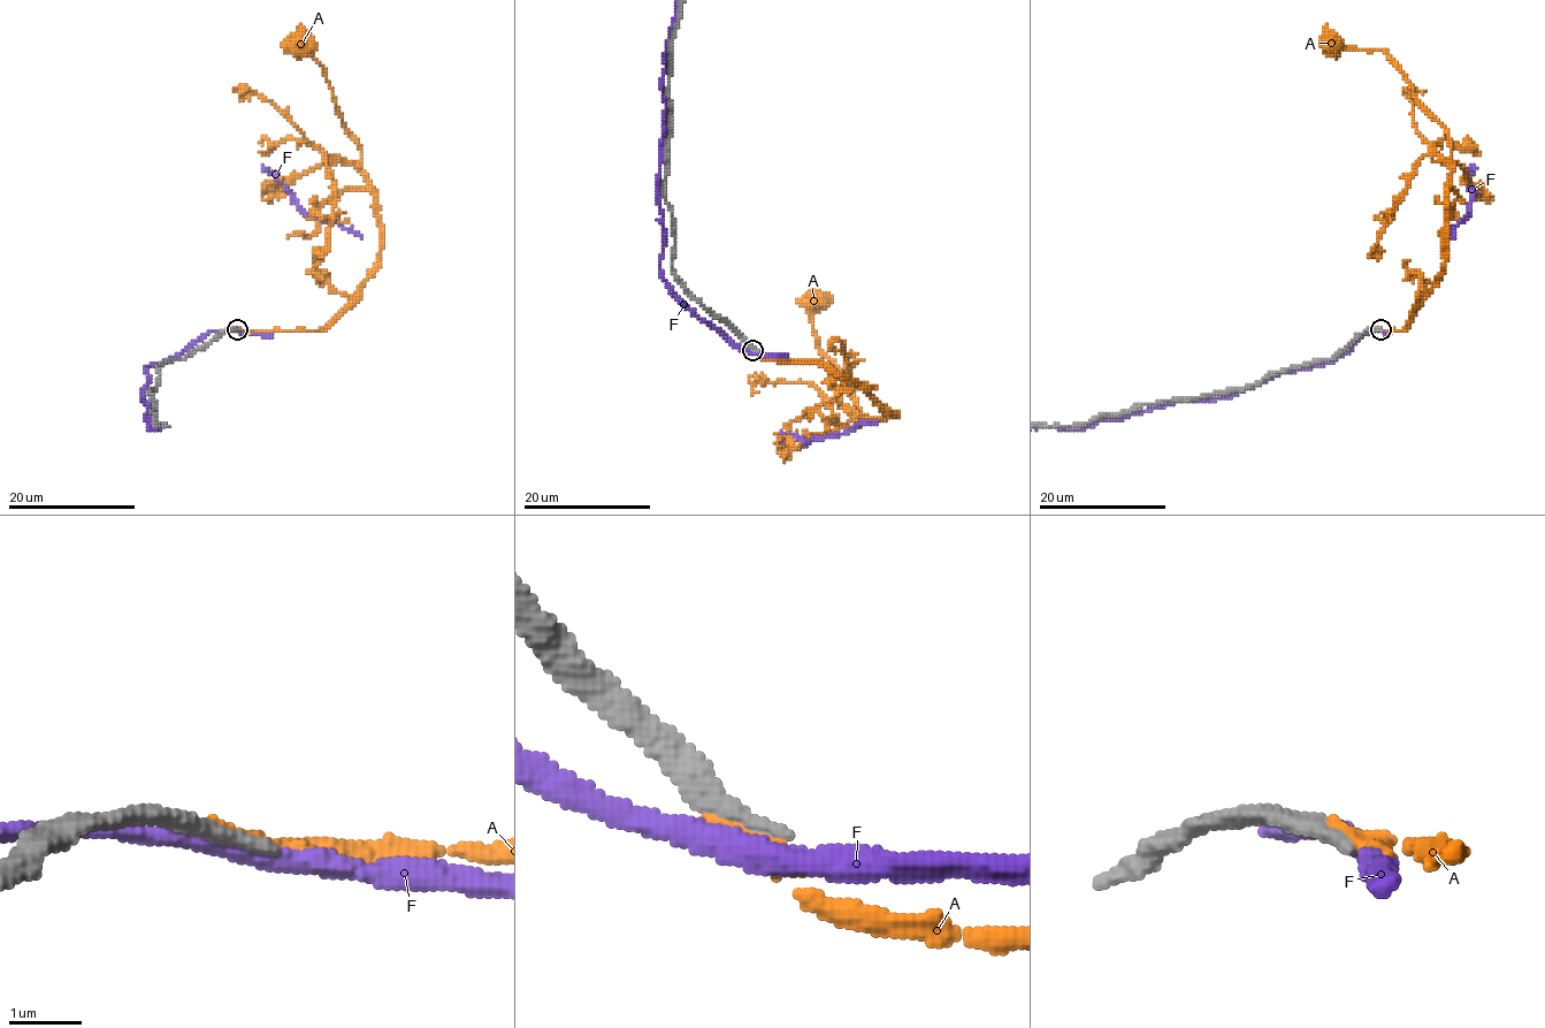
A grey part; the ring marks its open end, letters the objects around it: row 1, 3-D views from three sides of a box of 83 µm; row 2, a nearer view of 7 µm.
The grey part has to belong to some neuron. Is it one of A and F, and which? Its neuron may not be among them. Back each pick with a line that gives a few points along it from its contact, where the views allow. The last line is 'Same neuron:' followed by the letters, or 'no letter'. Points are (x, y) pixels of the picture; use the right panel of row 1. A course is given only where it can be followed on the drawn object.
A: via (1379, 329), (1404, 329), (1408, 315), (1444, 269), (1452, 147), (1448, 134), (1419, 101), (1383, 50), (1330, 44)
Same neuron: A

